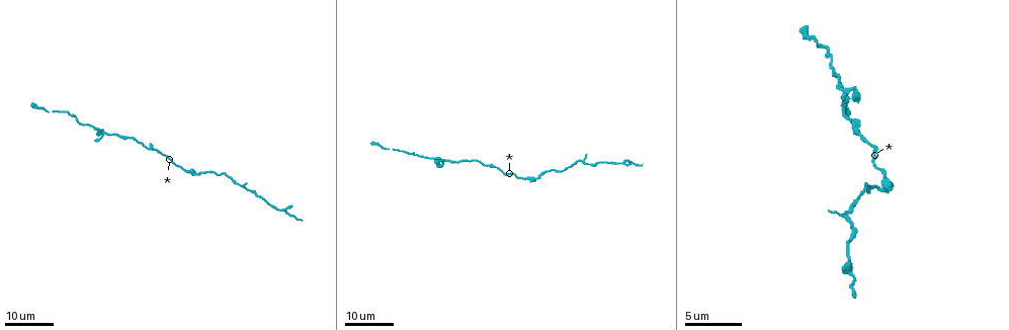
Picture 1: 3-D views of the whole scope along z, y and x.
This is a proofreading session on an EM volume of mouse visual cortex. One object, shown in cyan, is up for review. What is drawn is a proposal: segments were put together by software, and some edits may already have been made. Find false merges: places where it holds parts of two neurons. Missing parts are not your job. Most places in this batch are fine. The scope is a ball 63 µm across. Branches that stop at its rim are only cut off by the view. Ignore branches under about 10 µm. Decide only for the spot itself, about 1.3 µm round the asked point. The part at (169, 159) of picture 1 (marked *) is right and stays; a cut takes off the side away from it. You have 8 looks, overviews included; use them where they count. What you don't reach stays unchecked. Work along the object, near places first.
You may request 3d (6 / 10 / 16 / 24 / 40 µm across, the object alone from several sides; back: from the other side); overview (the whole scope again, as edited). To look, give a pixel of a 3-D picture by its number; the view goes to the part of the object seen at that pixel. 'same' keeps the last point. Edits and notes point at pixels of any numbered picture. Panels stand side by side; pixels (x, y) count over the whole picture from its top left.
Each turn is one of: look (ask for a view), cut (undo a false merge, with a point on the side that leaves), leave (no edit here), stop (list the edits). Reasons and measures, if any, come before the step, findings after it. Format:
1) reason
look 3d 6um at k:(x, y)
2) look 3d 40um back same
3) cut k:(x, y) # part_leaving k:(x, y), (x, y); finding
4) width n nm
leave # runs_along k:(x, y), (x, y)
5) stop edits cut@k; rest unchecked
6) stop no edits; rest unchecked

calibre changes
look 3d 16um at 1:(194, 172)

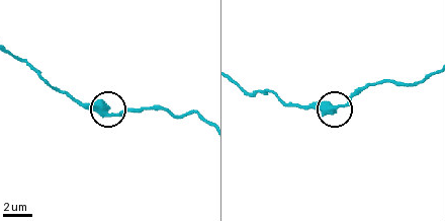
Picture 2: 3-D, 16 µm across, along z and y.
zoom in
look 3d 6um at 2:(336, 109)

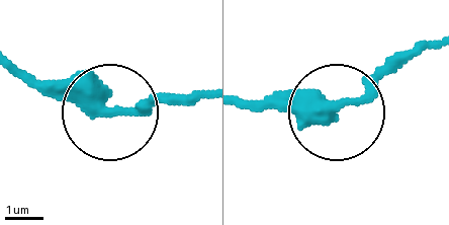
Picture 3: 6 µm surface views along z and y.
leave # all the same neuron

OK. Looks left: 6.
four arms meet
look 3d 24um at 1:(106, 133)

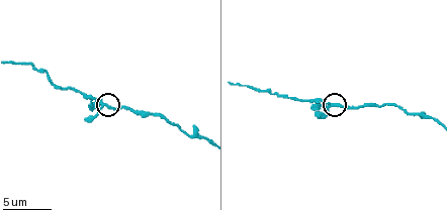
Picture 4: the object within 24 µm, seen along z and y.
look 3d 10um at 4:(103, 103)

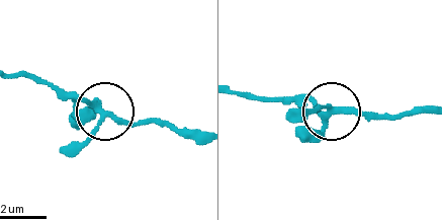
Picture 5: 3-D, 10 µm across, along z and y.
width 230 nm
leave # runs_along 5:(425, 114), (343, 114), (281, 98); one neuron here

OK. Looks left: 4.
thick turns thin
look 3d 24um at 1:(860, 198)

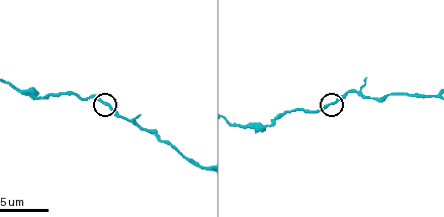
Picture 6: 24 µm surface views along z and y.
closer look
look 3d 6um at 6:(104, 101)

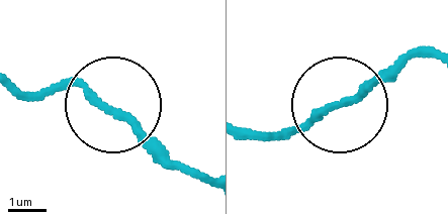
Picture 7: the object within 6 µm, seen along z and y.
width 200 nm
leave # runs_along 7:(20, 87), (39, 96), (88, 90), (172, 161); continuous, no second neuron

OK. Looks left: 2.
a narrow waist
look 3d 6um at 6:(368, 98)

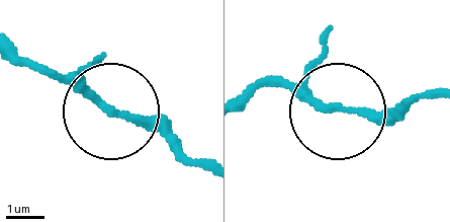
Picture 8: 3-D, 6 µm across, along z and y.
from behind
look 3d 6um back at 8:(342, 106)

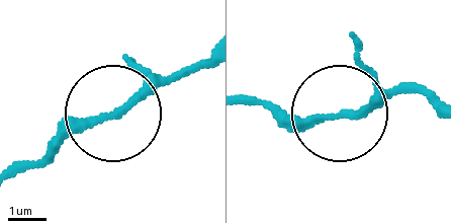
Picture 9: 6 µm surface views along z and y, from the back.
leave # runs_along 9:(204, 59), (89, 117), (34, 165); one neuron here

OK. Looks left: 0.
stop no edits; rest unchecked

